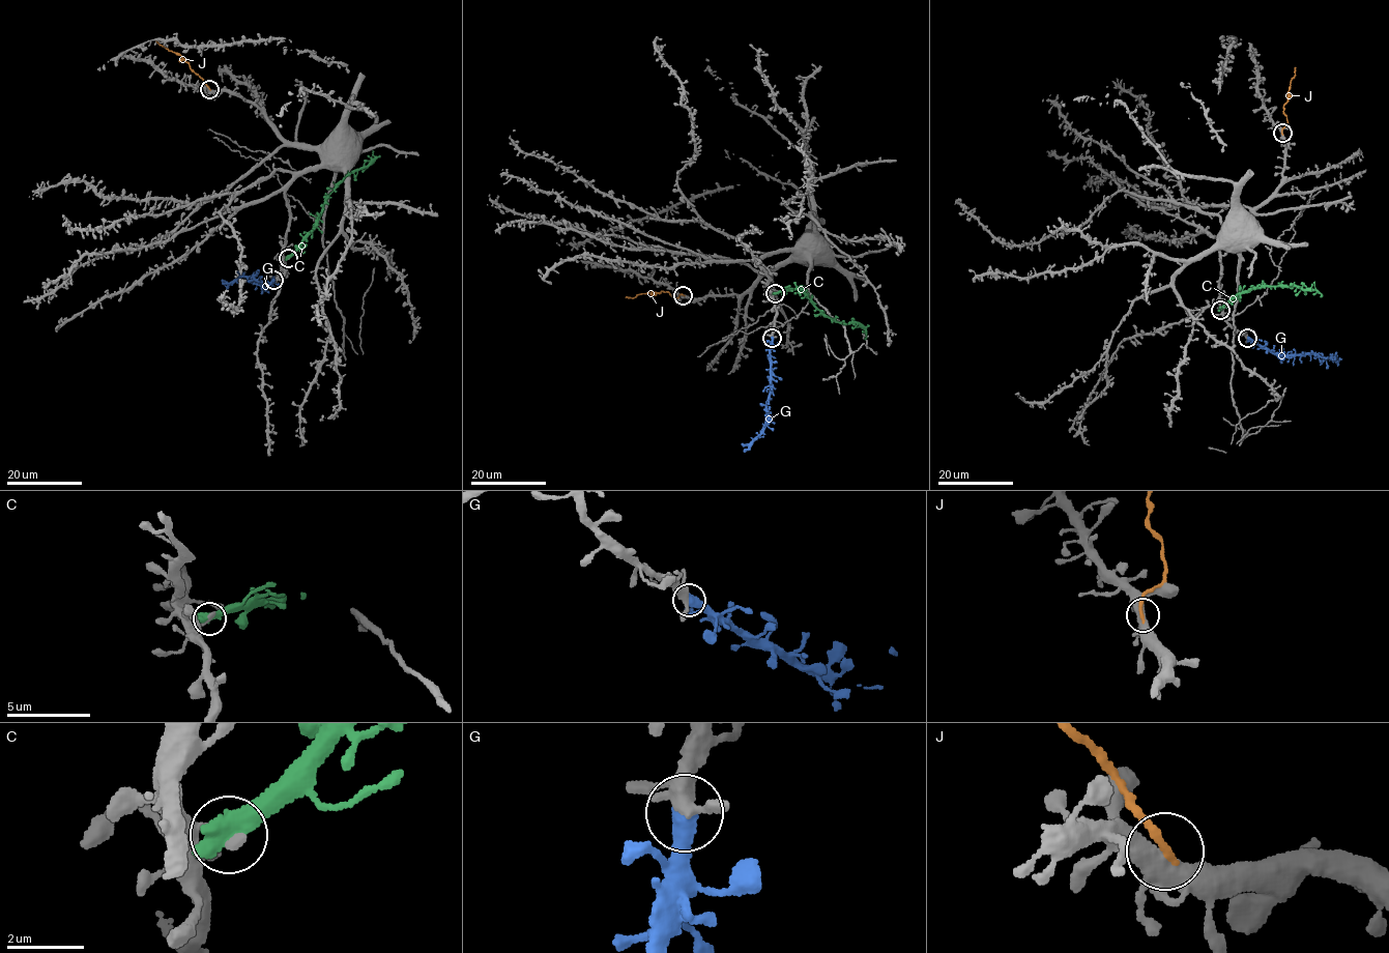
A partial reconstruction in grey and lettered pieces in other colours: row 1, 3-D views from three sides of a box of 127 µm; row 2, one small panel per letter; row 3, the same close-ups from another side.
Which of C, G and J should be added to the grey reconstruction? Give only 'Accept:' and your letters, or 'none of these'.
Accept: G

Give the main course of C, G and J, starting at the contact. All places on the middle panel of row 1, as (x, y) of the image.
C: (776, 293), (796, 288), (813, 306), (837, 321), (856, 322), (864, 328), (864, 340)
G: (773, 338), (767, 420), (745, 452)
J: (683, 295), (676, 297), (663, 291), (626, 297)

